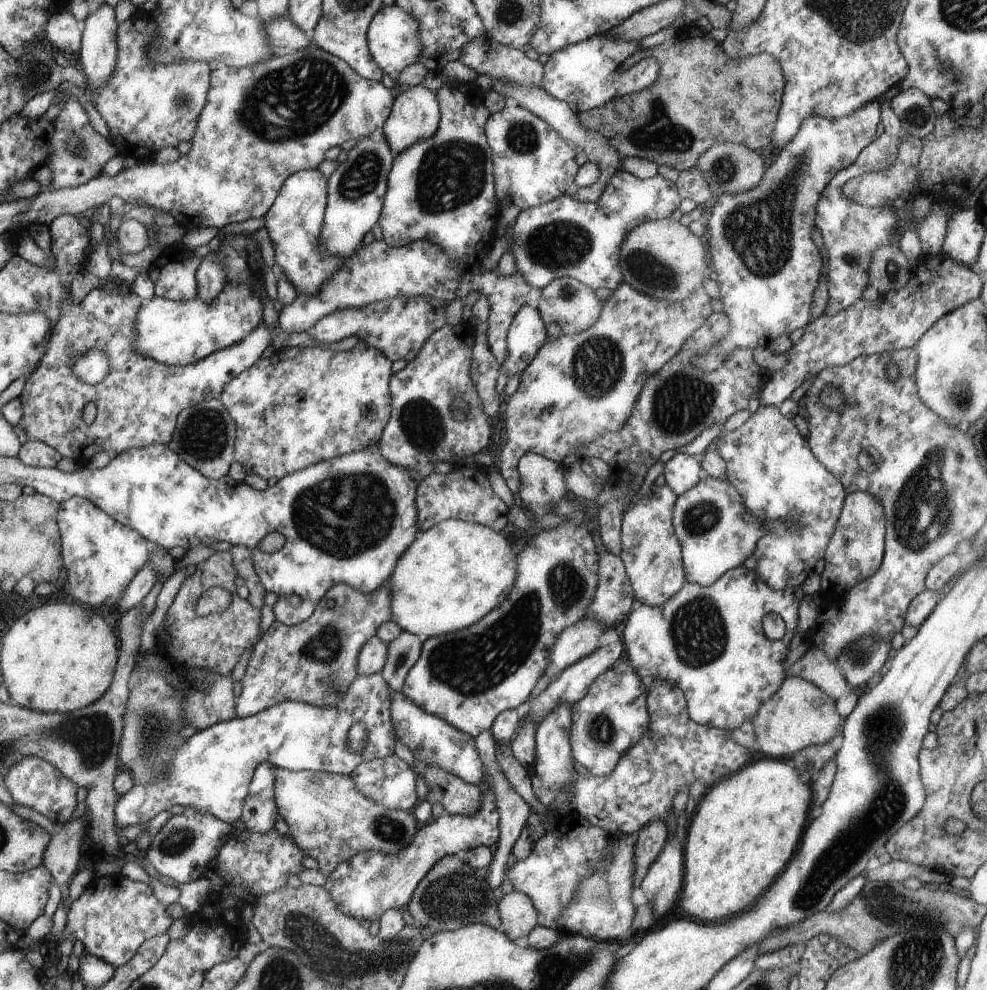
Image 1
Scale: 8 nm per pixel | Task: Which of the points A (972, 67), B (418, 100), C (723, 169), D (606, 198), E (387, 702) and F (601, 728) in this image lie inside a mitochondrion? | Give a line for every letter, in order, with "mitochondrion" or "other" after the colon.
A: other
B: other
C: mitochondrion
D: other
E: other
F: mitochondrion

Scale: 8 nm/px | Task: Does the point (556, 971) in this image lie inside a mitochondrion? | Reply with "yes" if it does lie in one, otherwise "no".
yes

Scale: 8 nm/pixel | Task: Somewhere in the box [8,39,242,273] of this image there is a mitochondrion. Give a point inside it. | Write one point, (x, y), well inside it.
(35, 71)

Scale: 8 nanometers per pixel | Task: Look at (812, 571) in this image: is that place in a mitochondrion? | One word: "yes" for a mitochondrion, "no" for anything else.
no

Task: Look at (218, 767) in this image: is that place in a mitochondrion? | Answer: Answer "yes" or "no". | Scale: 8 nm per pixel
no

